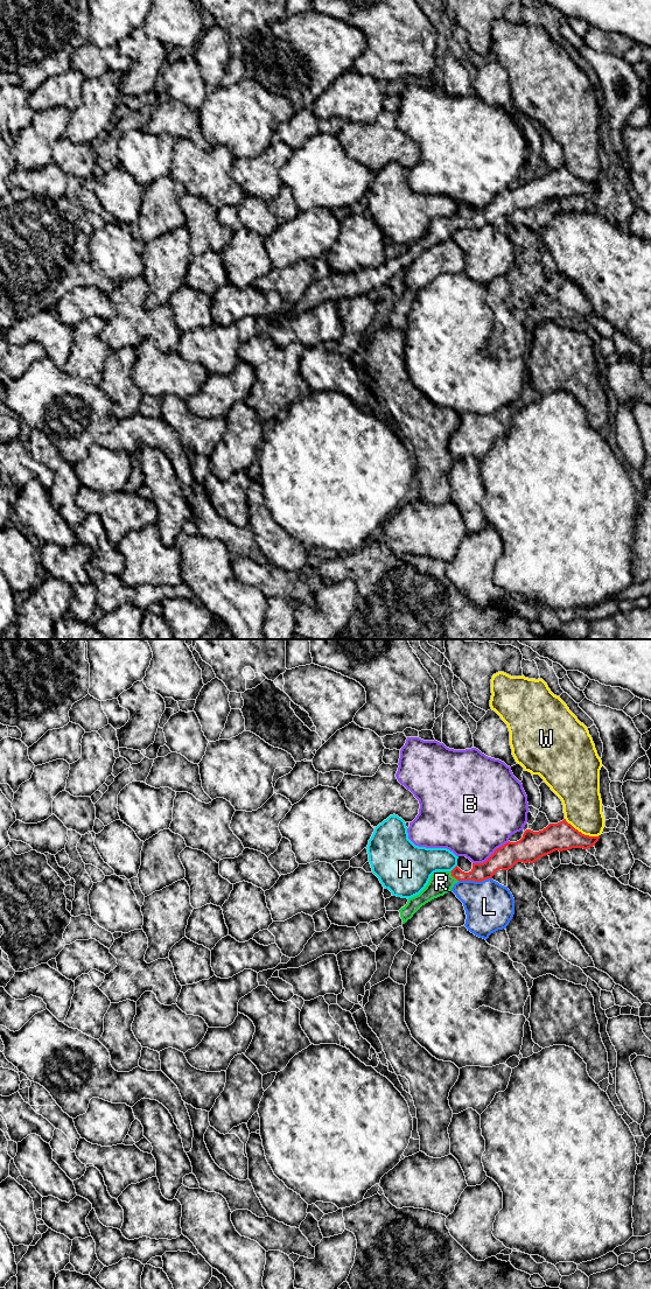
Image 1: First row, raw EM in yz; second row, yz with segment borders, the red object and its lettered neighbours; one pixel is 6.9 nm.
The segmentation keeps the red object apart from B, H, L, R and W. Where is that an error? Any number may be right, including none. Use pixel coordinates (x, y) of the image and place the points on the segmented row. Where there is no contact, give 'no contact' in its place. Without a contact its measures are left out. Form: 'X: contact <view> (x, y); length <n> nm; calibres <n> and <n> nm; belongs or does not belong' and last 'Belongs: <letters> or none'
B: contact yz (491, 855); length 300 nm; calibres 170 and 460 nm; does not belong
H: contact yz (454, 868); length 70 nm; calibres 120 and 240 nm; does not belong
L: contact yz (475, 881); length 240 nm; calibres 150 and 340 nm; does not belong
R: contact yz (453, 876); length 90 nm; calibres 120 and 160 nm; belongs
W: contact yz (580, 832); length 260 nm; calibres 190 and 280 nm; does not belong
Belongs: R

